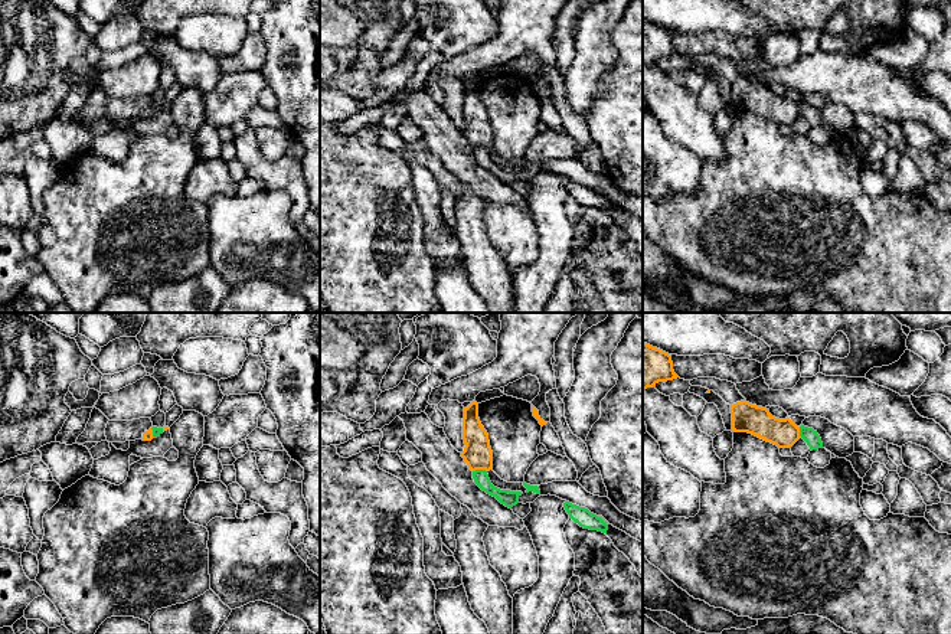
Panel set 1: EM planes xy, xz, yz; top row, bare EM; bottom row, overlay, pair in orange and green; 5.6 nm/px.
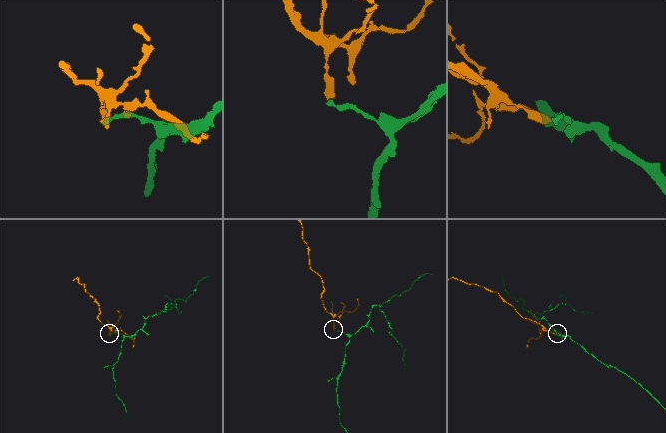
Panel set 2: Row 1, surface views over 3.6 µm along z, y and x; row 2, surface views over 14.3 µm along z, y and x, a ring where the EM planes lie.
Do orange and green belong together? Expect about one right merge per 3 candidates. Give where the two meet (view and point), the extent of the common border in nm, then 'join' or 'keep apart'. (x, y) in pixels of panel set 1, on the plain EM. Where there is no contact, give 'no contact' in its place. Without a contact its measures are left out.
xz (479, 146) | 80 nm | keep apart

